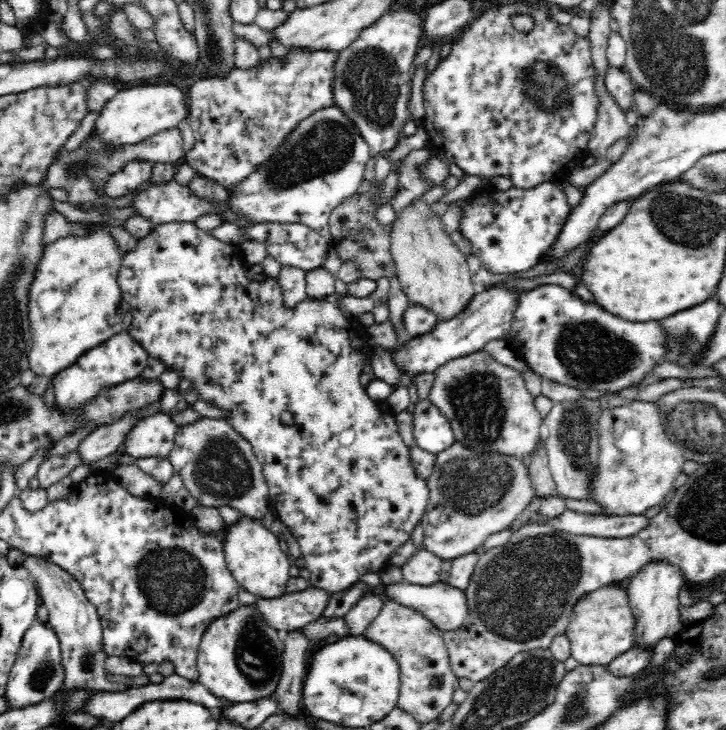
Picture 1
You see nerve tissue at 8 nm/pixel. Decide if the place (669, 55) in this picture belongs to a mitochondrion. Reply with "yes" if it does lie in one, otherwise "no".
yes

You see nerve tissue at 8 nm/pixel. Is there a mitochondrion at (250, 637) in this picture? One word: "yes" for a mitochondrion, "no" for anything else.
yes

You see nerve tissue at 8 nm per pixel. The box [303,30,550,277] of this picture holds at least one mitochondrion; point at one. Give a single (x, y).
(371, 78)

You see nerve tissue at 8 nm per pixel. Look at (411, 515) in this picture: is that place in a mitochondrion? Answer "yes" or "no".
no

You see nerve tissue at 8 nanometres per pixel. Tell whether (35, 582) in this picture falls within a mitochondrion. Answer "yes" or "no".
no

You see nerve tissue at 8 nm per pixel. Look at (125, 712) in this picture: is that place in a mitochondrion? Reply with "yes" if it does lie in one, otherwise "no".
no

